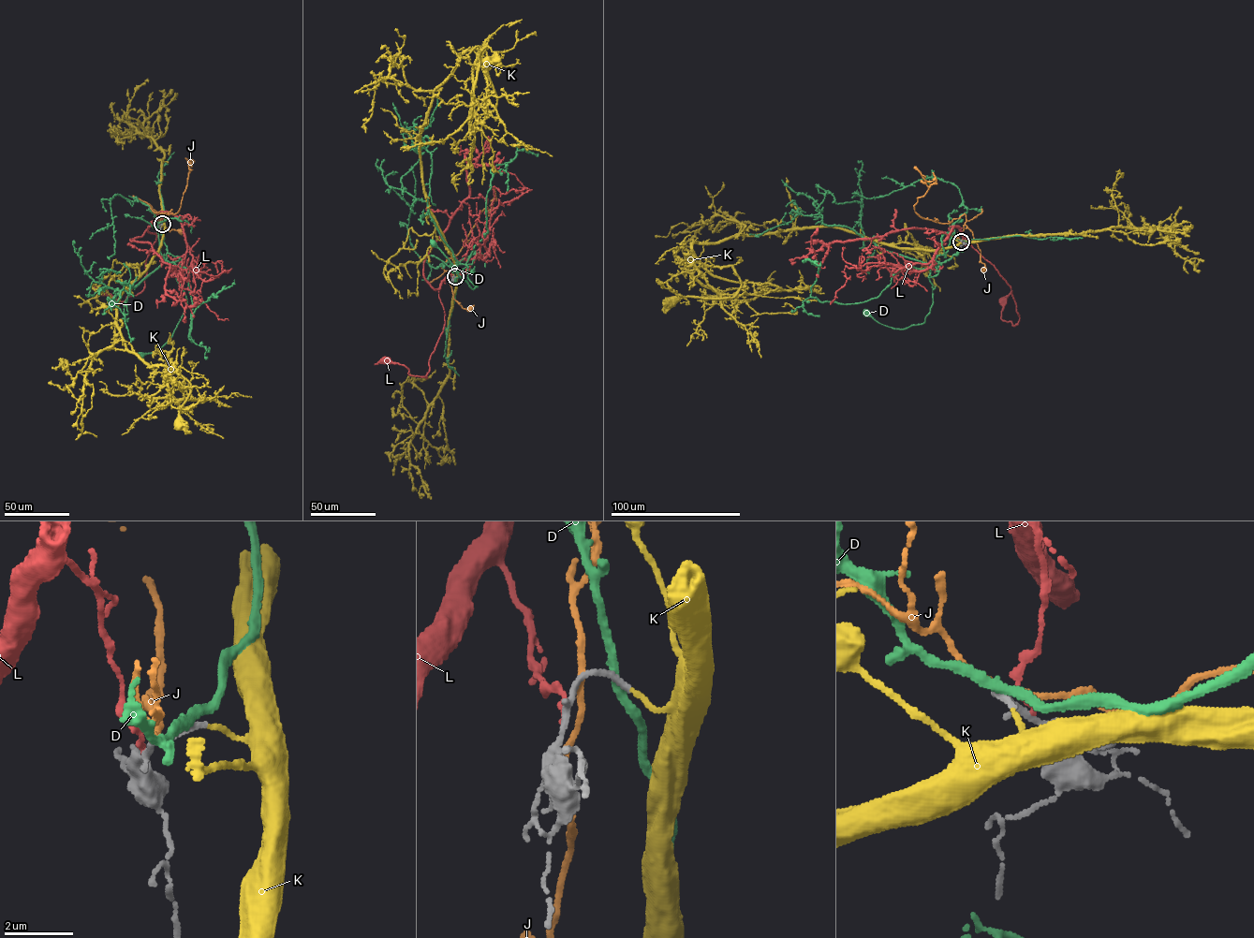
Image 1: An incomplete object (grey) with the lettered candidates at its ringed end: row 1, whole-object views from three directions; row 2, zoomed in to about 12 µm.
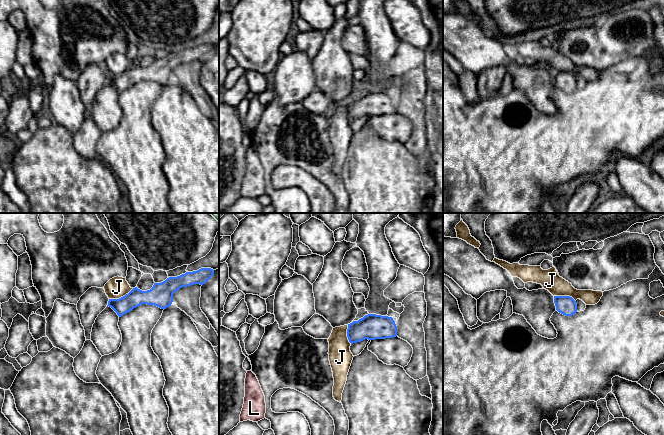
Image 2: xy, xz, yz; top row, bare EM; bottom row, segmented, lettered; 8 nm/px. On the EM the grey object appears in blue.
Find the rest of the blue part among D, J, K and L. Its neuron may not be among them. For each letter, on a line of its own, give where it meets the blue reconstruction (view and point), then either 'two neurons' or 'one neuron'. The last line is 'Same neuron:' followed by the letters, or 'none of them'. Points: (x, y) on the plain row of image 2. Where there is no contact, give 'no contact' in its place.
D: no contact | two neurons
J: xy (121, 73) | two neurons
K: no contact | one neuron
L: no contact | two neurons
Same neuron: K

